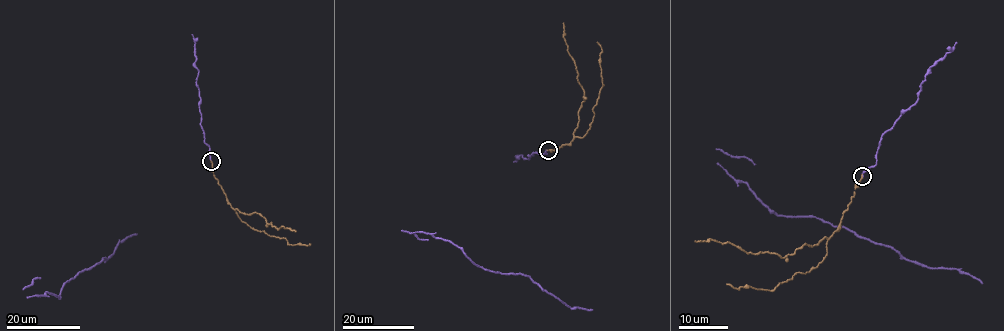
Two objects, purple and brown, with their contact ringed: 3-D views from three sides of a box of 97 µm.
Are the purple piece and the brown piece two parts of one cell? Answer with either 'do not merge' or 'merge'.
merge

